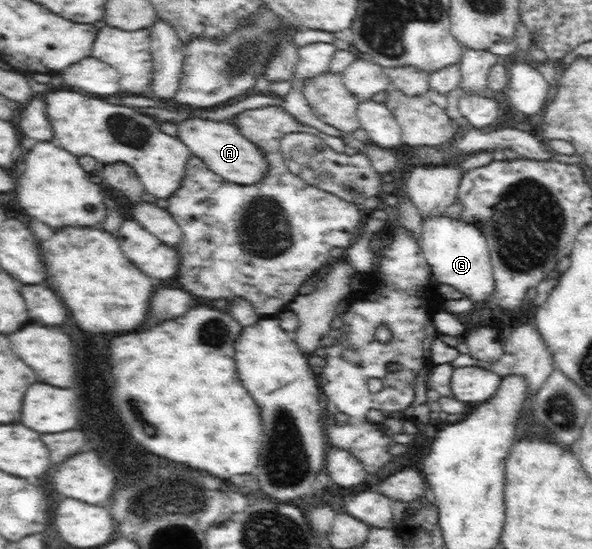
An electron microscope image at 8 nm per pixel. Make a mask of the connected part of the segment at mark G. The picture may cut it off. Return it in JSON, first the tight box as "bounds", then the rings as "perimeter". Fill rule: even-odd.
{"bounds":[420,214,494,302],"perimeter":[[[444,214],[426,216],[420,222],[420,245],[424,258],[431,266],[431,274],[434,280],[438,283],[449,284],[455,290],[458,290],[461,296],[466,294],[466,298],[470,298],[474,302],[486,302],[490,298],[490,294],[494,292],[493,264],[491,263],[487,240],[483,232],[474,223],[467,223],[461,217],[449,217]]]}

